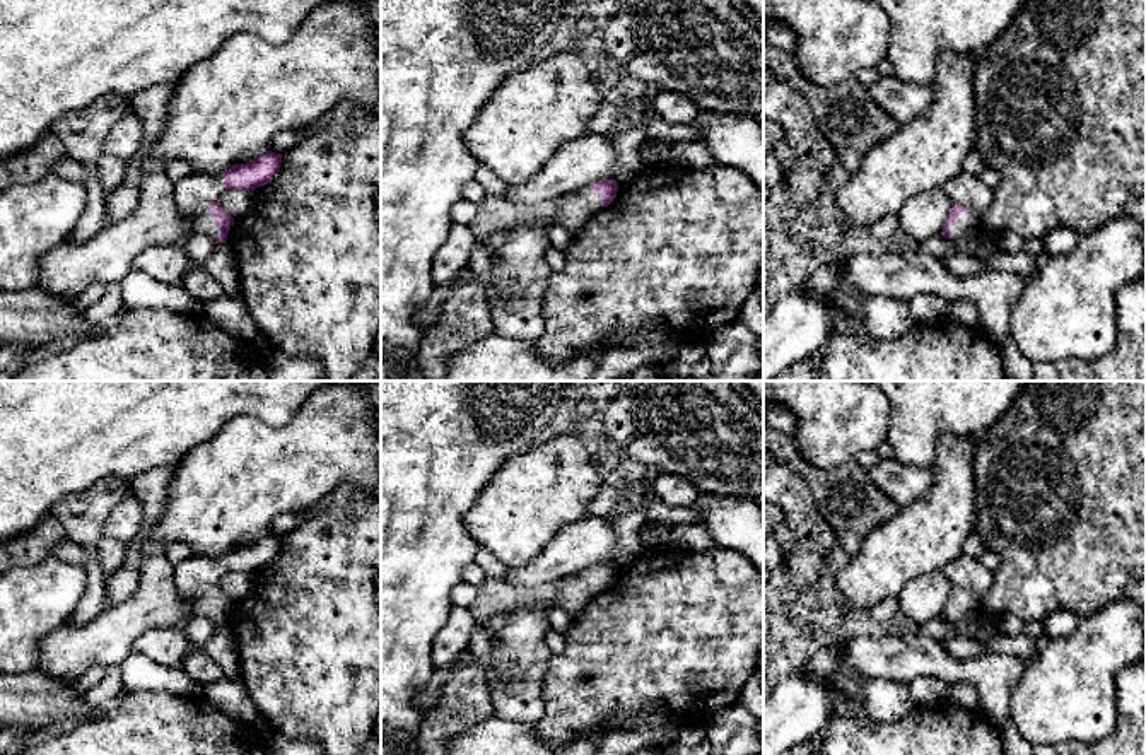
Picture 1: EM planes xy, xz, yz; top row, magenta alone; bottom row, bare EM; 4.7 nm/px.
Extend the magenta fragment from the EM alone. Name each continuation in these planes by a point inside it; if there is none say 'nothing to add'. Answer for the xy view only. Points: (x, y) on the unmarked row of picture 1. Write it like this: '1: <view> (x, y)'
1: xy (193, 578)

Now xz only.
1: xz (574, 593)

